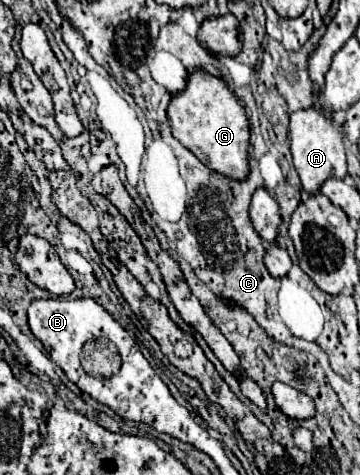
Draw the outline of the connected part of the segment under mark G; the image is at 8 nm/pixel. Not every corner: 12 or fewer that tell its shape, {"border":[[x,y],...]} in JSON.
{"border":[[190,72],[172,136],[202,164],[248,176],[248,118],[220,76]]}

